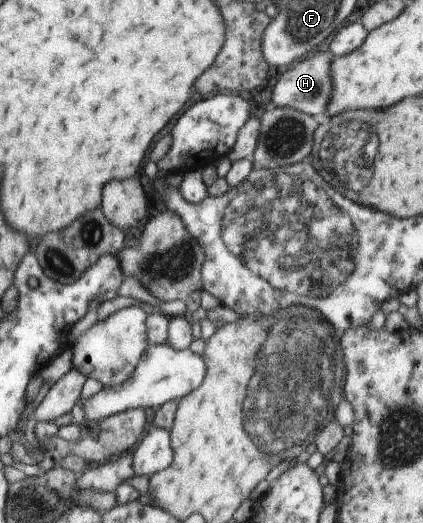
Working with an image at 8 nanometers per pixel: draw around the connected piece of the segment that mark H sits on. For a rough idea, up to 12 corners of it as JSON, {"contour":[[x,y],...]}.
{"contour":[[314,50],[273,86],[272,104],[318,118],[333,93],[332,54]]}

